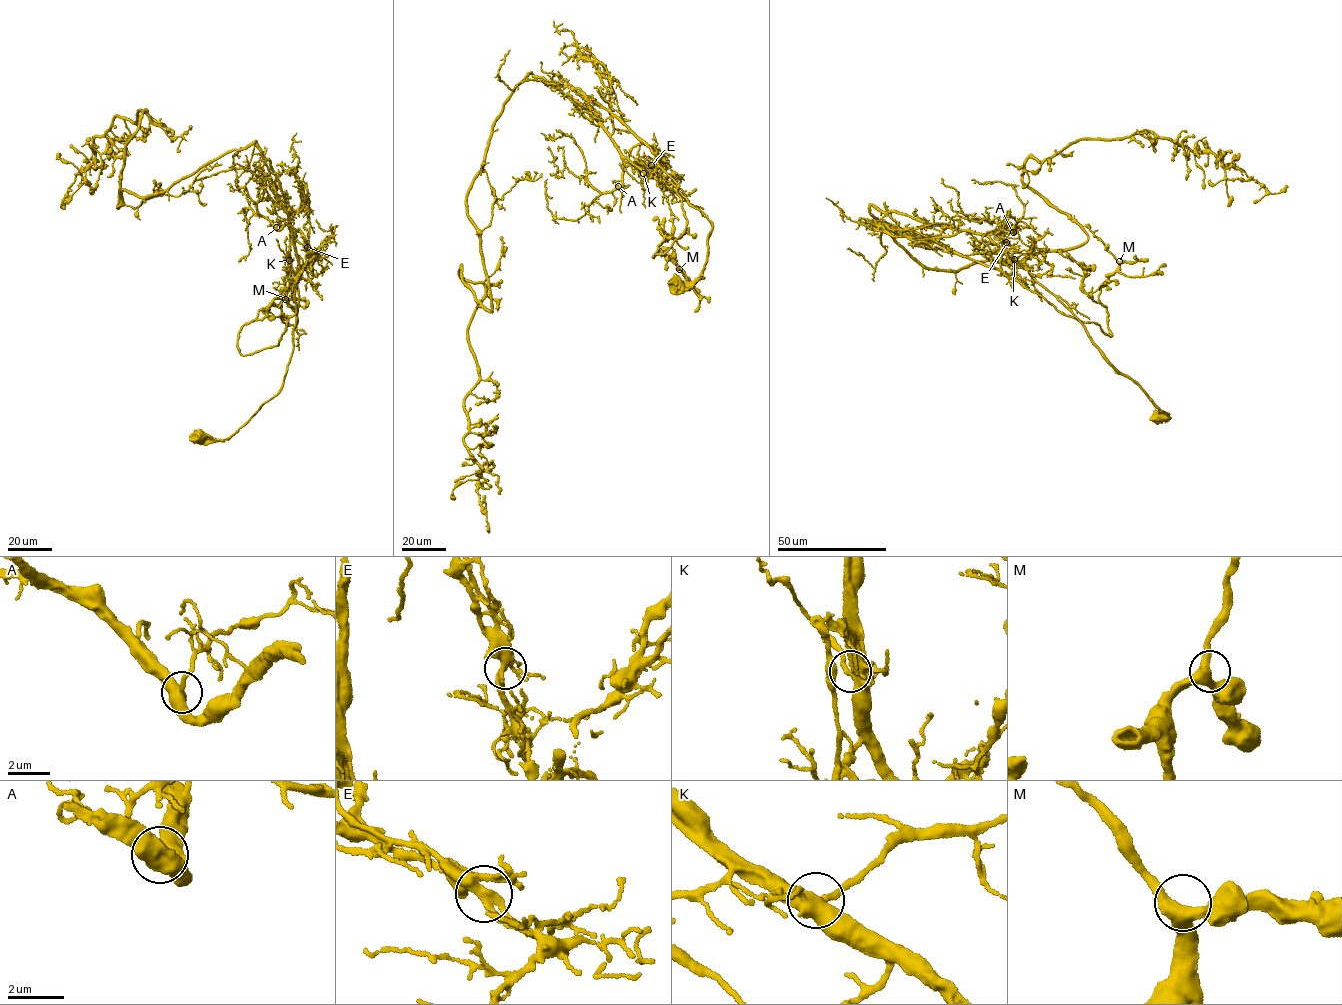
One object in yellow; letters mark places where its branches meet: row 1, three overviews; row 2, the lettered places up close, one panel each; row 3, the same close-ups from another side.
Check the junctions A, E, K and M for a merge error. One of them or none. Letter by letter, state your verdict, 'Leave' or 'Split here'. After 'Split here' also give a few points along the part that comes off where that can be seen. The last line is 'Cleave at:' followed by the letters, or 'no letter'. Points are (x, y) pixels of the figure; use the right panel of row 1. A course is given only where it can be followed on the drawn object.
A: Leave
E: Split here. Course of the part to remove: (1006, 242), (1002, 271), (1111, 336), (1098, 294), (1118, 265), (1087, 225)
K: Leave
M: Leave
Cleave at: E

